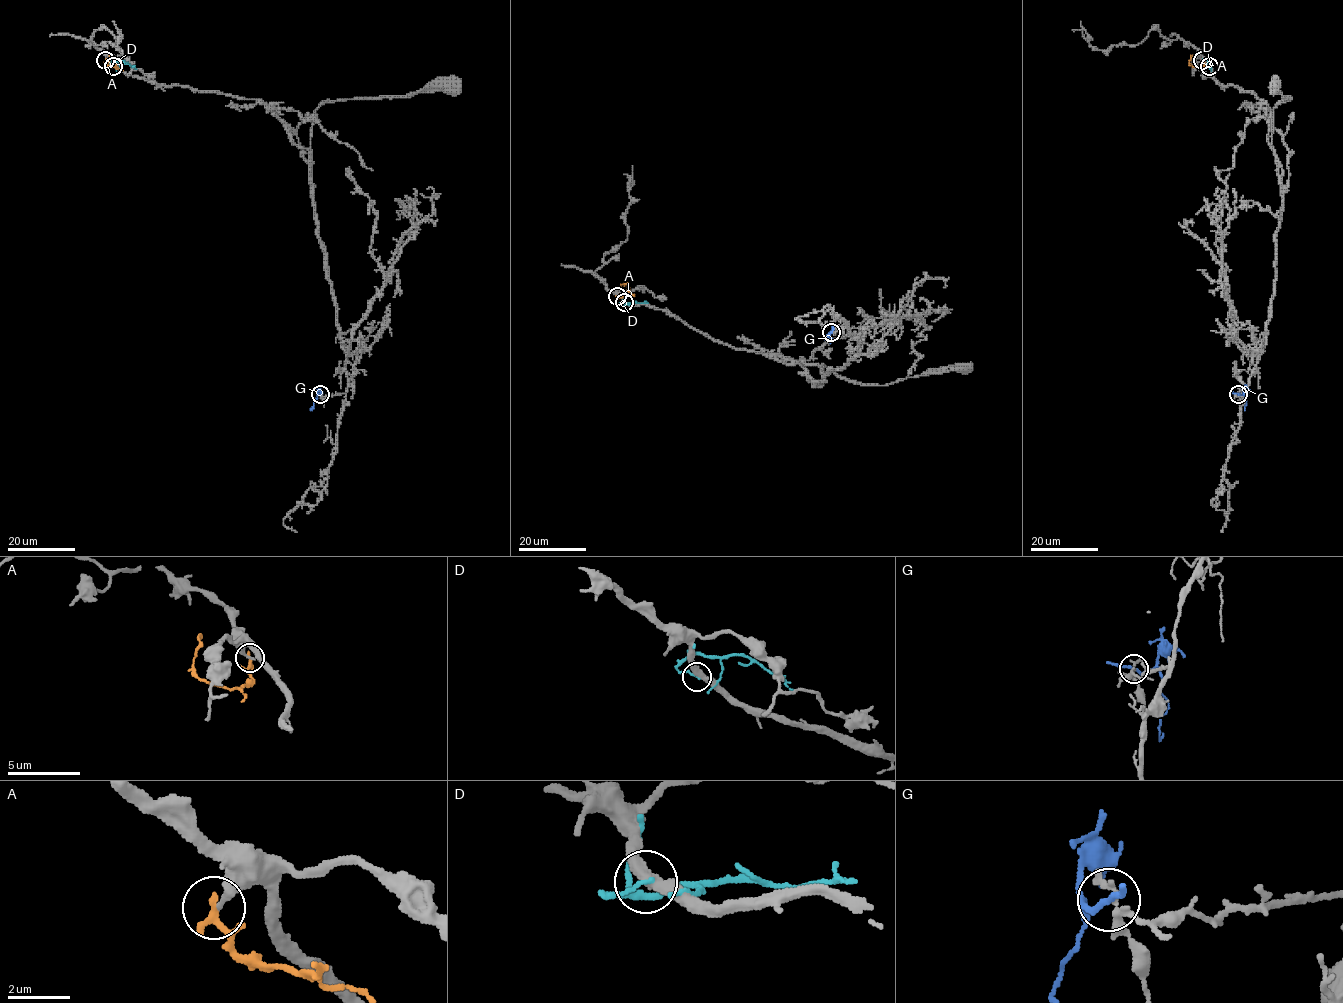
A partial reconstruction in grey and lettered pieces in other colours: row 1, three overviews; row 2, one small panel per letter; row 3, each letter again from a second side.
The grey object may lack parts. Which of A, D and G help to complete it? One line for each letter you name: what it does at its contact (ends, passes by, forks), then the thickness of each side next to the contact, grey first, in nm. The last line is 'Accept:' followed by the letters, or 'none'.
Accept: none

